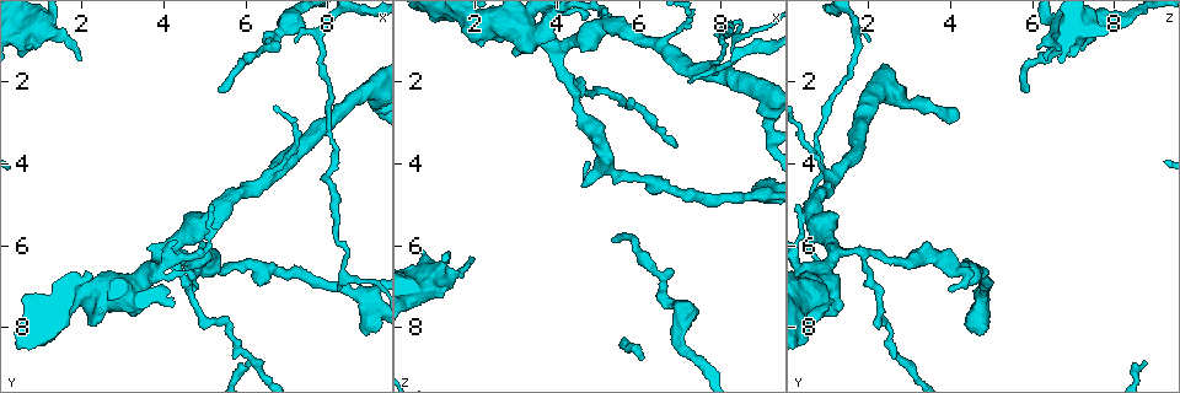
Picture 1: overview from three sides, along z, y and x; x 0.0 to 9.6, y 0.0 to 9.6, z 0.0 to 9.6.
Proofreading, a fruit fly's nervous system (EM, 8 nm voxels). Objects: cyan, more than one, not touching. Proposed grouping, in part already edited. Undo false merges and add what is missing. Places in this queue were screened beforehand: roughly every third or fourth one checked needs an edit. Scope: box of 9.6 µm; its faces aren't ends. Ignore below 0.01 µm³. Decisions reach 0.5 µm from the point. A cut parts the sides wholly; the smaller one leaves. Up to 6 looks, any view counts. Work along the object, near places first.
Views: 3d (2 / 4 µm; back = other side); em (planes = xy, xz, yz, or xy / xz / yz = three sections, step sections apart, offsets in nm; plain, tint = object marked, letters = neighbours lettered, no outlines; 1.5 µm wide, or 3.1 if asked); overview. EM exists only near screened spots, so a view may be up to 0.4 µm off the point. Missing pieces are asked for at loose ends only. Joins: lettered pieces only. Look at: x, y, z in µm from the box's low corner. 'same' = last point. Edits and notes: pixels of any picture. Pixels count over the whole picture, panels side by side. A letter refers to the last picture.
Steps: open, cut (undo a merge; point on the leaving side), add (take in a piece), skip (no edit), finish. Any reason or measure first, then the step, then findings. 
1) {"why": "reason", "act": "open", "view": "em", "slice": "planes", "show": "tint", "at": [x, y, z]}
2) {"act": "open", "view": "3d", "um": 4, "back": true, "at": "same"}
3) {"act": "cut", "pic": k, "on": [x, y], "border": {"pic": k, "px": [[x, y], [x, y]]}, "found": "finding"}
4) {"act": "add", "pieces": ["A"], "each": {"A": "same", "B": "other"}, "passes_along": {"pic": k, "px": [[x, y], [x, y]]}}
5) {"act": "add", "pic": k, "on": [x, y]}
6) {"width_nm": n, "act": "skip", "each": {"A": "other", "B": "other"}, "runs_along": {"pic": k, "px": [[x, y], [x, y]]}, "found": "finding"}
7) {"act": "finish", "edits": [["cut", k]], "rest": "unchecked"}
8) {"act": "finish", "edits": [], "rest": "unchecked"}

{"why": "an open end", "act": "open", "view": "em", "slice": "planes", "show": "letters", "at": [7.25, 1.00, 2.00]}

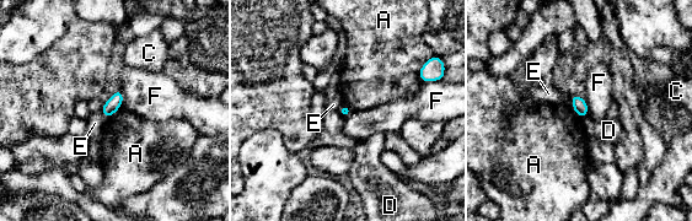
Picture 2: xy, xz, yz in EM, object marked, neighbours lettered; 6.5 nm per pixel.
{"width_nm": 80, "longest_contact_nm": ["F", 140], "act": "skip", "each": {"A": "other", "C": "other", "D": "other", "E": "other", "F": "other"}, "found": "no lettered piece goes on from it"}

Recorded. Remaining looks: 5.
{"why": "an open end", "act": "open", "view": "em", "slice": "xy", "step": 8, "show": "letters", "at": [5.30, 2.20, 5.90]}

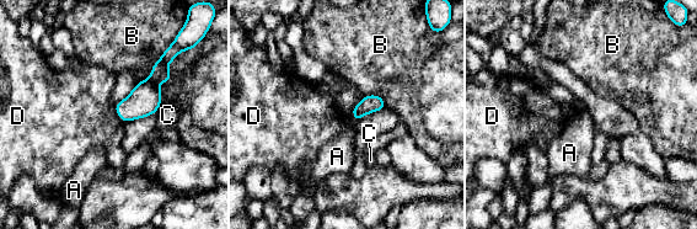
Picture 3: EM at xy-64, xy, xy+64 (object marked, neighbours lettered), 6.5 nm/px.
{"longest_contact_nm": ["B", 320], "act": "skip", "each": {"A": "other", "B": "other", "C": "other", "D": "other"}, "border": {"pic": 3, "px": [[114, 105], [114, 112], [124, 123]]}, "found": "none of them fits"}

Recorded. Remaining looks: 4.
{"why": "free end", "act": "open", "view": "3d", "um": 2, "at": [2.00, 1.45, 6.35]}

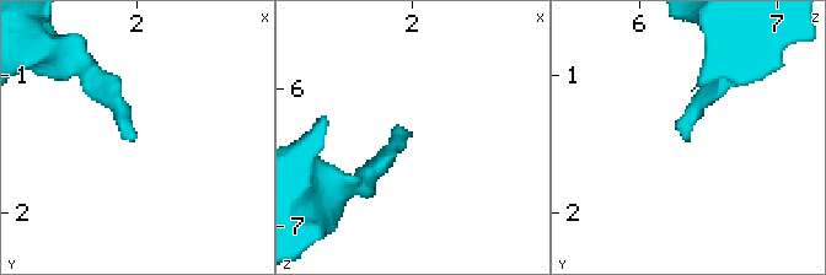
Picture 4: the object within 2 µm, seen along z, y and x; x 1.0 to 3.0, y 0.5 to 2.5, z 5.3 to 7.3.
{"act": "open", "view": "em", "slice": "planes", "show": "tint", "at": [1.94, 1.48, 6.30]}

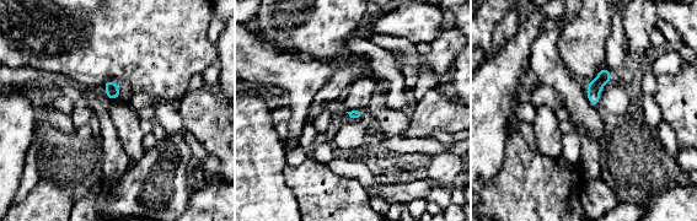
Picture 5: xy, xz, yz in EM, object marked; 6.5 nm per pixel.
{"why": "what lies round it", "act": "open", "view": "em", "slice": "planes", "show": "letters", "at": "same"}

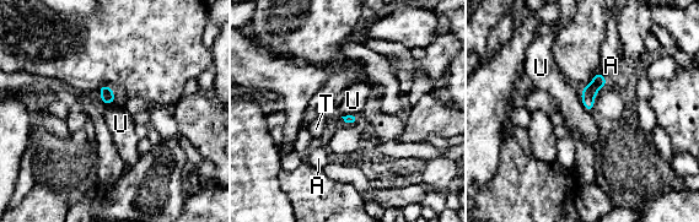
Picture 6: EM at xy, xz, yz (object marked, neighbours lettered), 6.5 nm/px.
{"act": "skip", "each": {"A": "other", "T": "other", "U": "other"}, "found": "none of them fits"}

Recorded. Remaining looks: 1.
{"act": "finish", "edits": [], "rest": "unchecked"}

